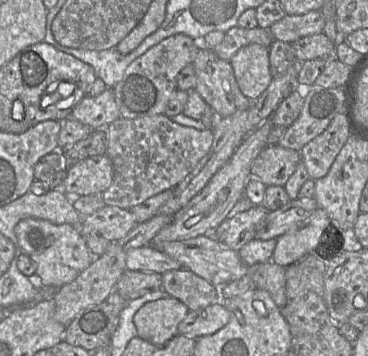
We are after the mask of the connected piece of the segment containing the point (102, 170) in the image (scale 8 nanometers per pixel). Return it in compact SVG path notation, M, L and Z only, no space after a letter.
M107 154L85 158L67 170L63 190L78 196L102 194L113 182L114 167Z

